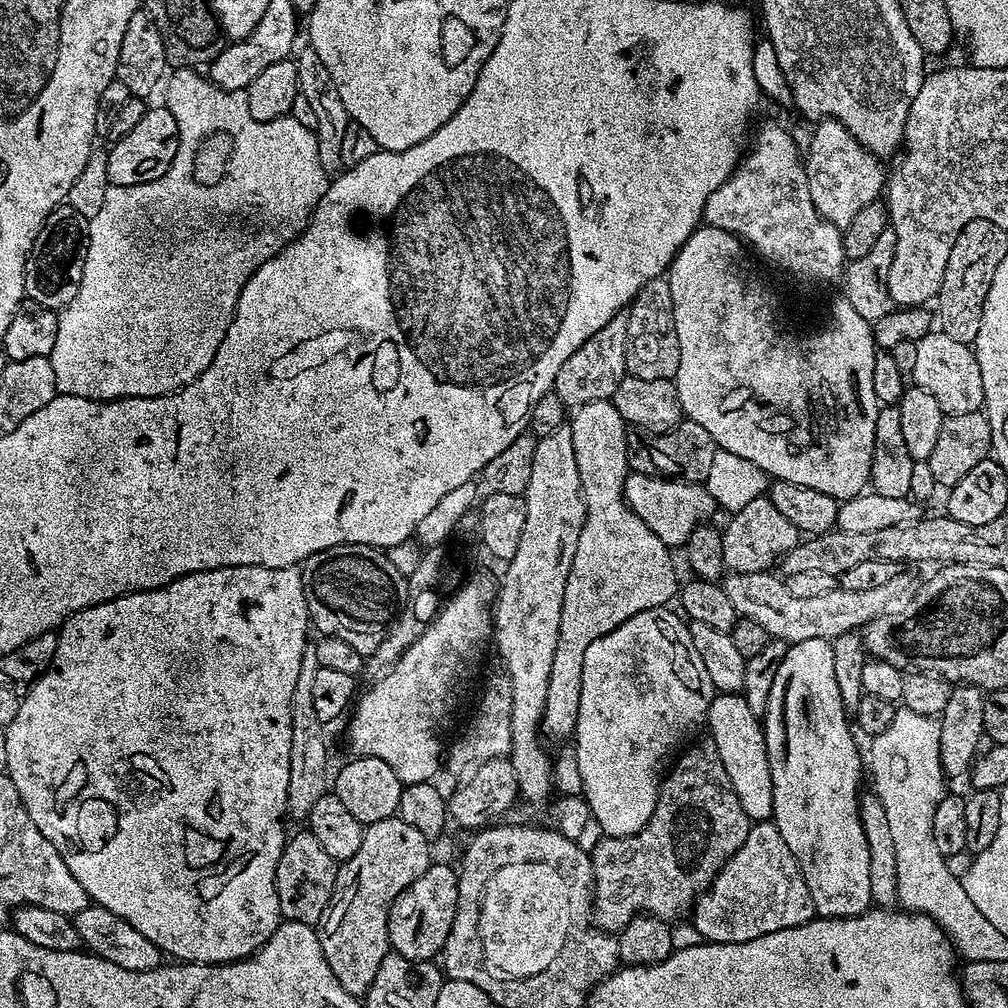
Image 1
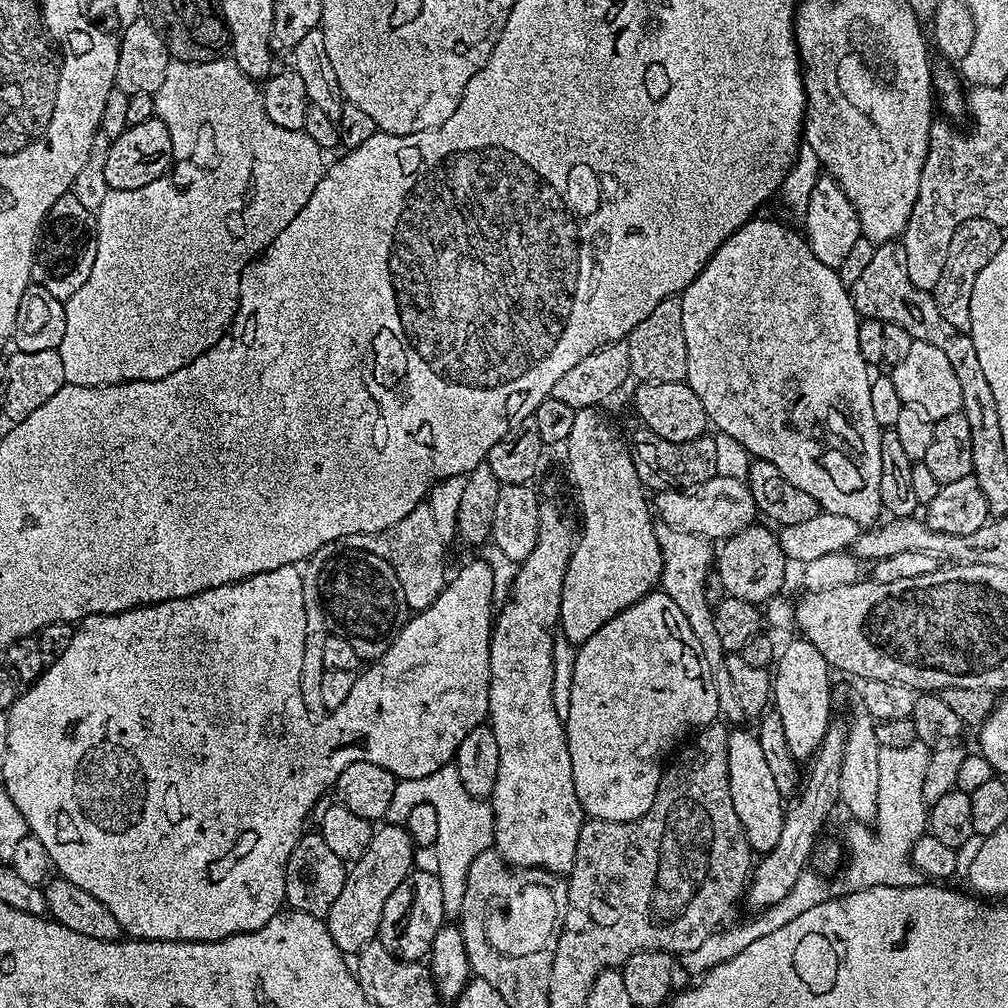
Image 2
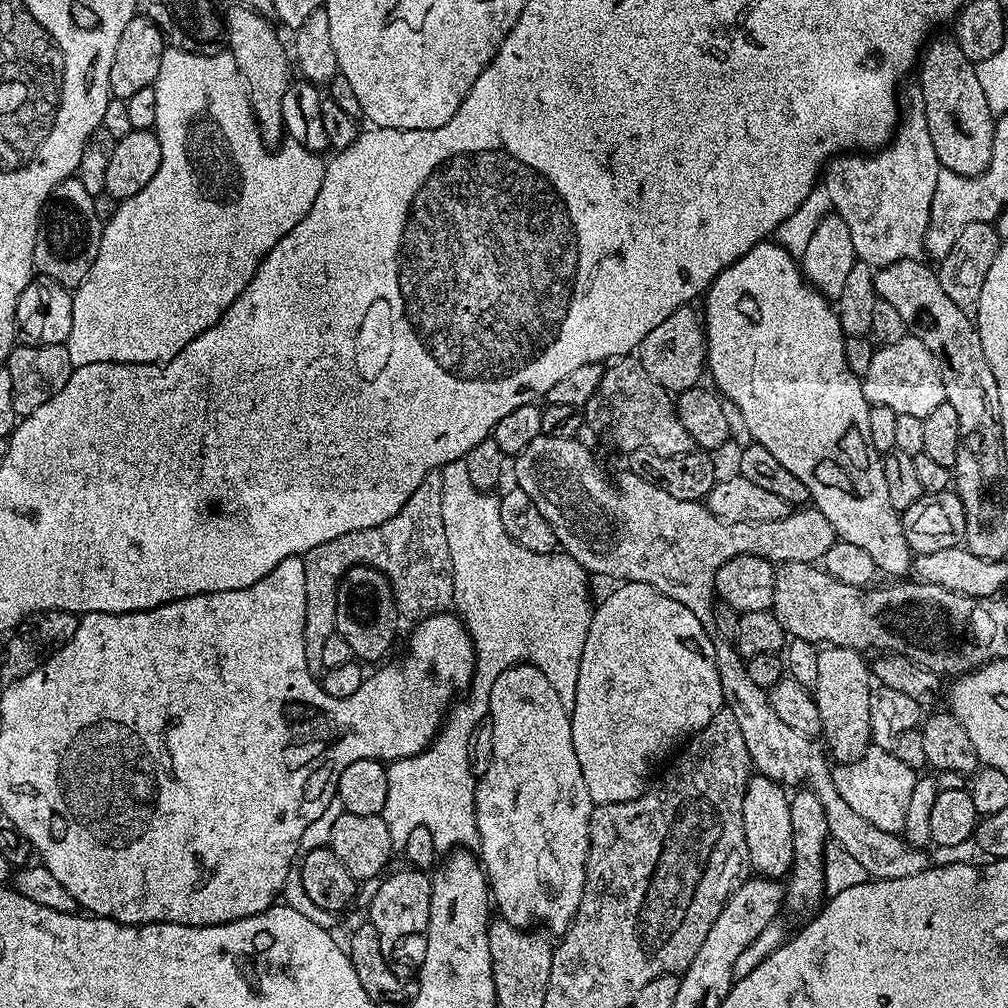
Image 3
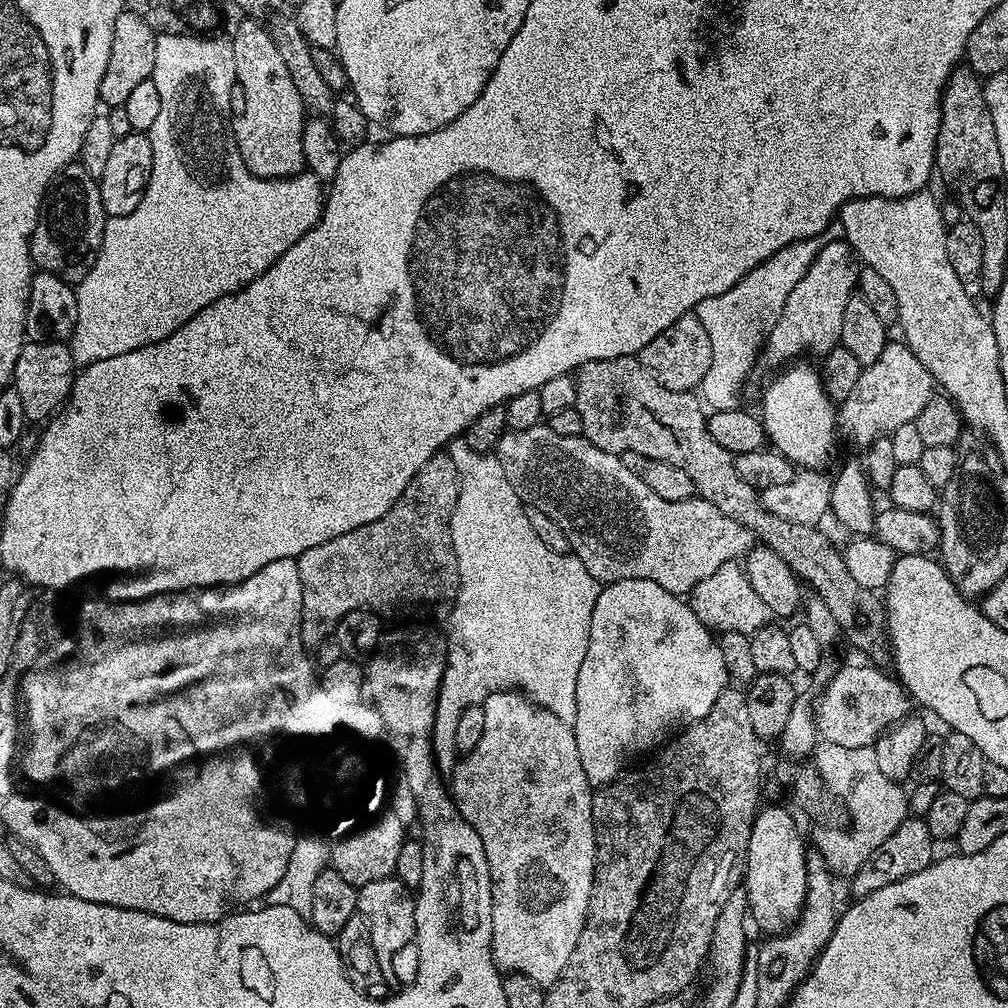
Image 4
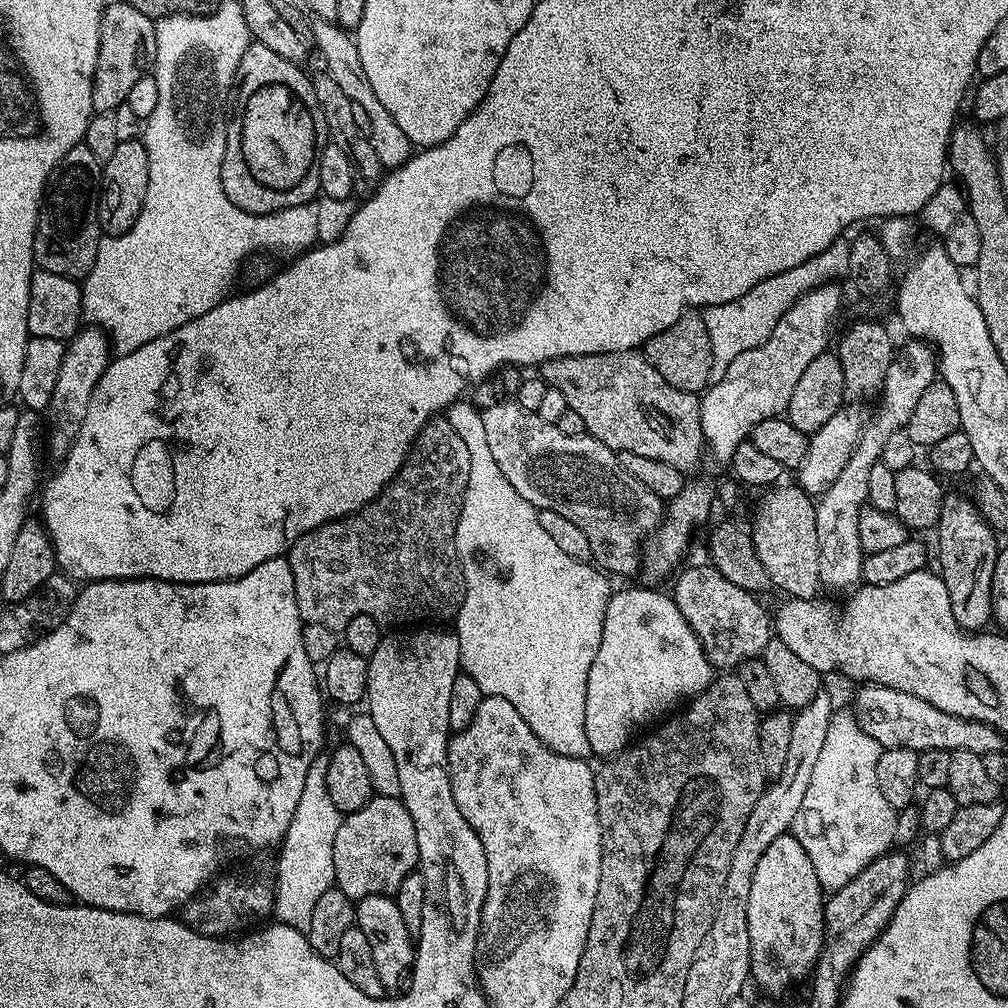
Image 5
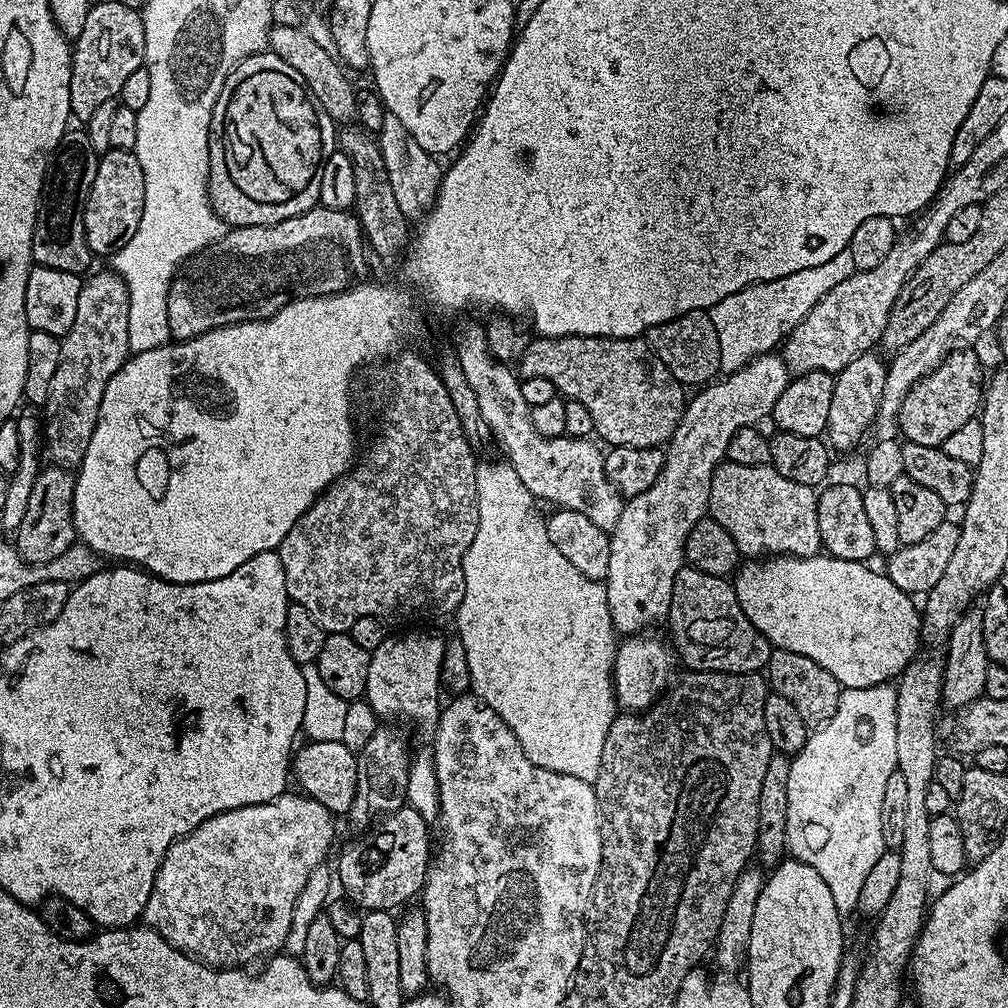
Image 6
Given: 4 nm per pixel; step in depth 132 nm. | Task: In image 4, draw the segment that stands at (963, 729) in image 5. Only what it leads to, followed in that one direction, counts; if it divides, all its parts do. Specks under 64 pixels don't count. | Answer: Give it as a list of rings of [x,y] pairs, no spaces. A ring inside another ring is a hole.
[[[852,664],[849,668],[836,668],[833,671],[831,680],[823,685],[820,701],[817,699],[814,704],[814,719],[816,721],[816,731],[819,739],[826,744],[834,746],[846,746],[847,748],[870,748],[875,745],[876,740],[883,732],[887,732],[893,724],[903,720],[909,715],[910,697],[904,691],[903,684],[899,680],[888,676],[876,666],[867,666],[868,668],[859,668]]]

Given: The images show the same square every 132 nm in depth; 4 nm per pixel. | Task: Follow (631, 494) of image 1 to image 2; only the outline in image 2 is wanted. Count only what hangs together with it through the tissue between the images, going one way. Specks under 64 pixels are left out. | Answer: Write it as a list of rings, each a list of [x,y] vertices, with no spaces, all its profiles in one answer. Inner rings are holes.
[[[725,476],[710,478],[710,482],[702,482],[702,486],[670,488],[667,492],[656,492],[654,512],[663,523],[670,524],[673,528],[681,528],[683,532],[698,534],[713,542],[727,541],[728,537],[738,534],[738,530],[750,527],[758,516],[756,503],[750,494],[747,483],[738,478],[726,478]]]

